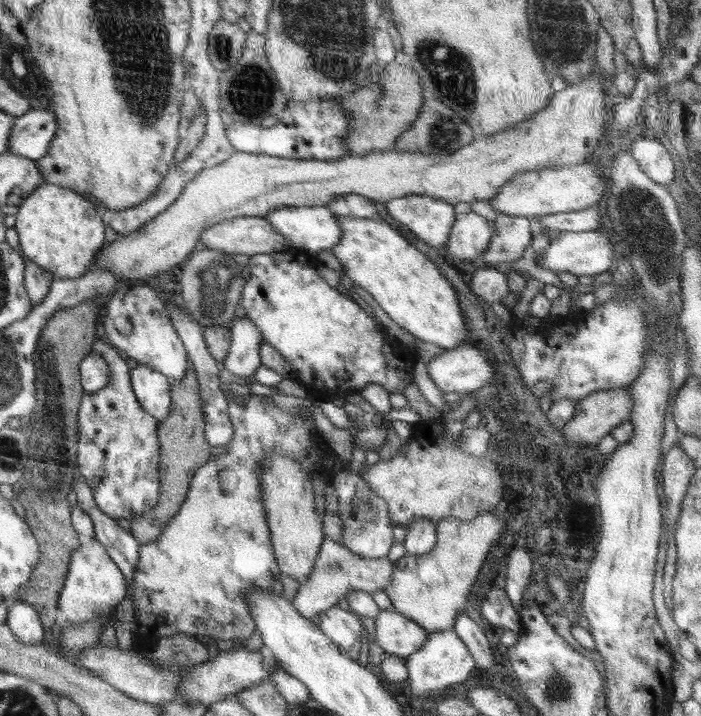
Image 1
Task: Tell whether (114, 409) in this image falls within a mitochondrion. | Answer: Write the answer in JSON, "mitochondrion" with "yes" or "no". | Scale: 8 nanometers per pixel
{"mitochondrion":"yes"}

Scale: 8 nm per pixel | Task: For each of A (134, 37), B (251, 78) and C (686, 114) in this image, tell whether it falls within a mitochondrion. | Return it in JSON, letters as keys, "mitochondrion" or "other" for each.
{"A":"mitochondrion","B":"mitochondrion","C":"other"}

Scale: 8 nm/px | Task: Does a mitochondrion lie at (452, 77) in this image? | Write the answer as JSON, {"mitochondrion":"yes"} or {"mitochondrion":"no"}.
{"mitochondrion":"yes"}

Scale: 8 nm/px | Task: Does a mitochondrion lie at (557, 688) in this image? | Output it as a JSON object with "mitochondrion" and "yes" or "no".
{"mitochondrion":"yes"}

